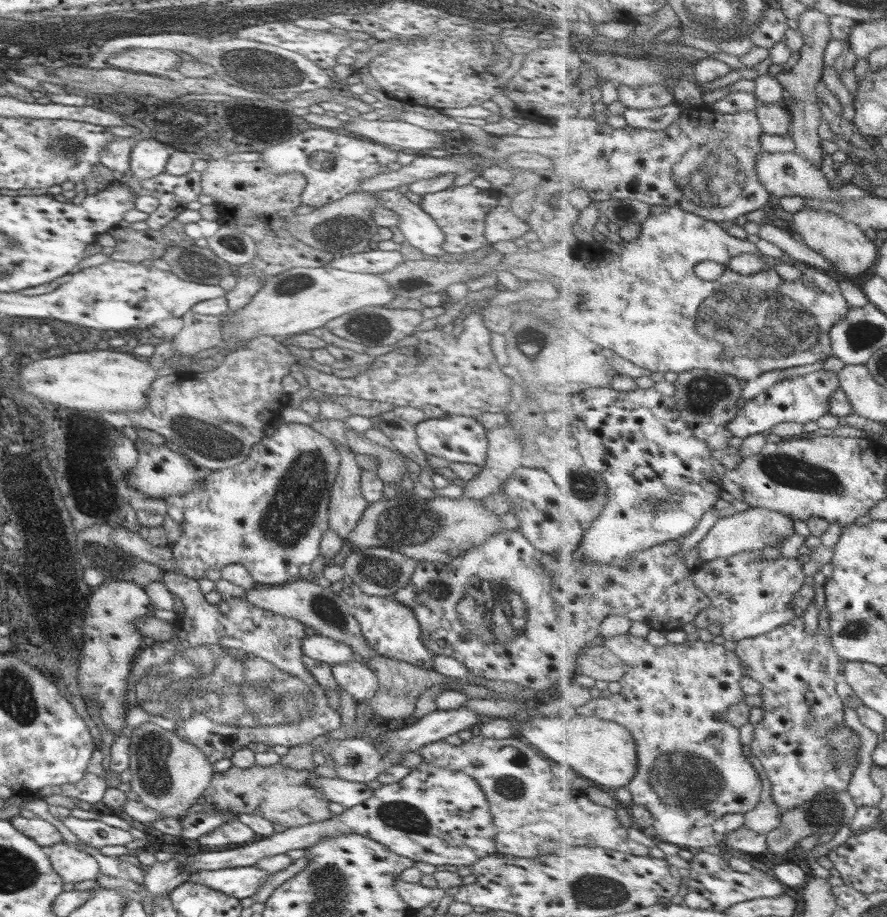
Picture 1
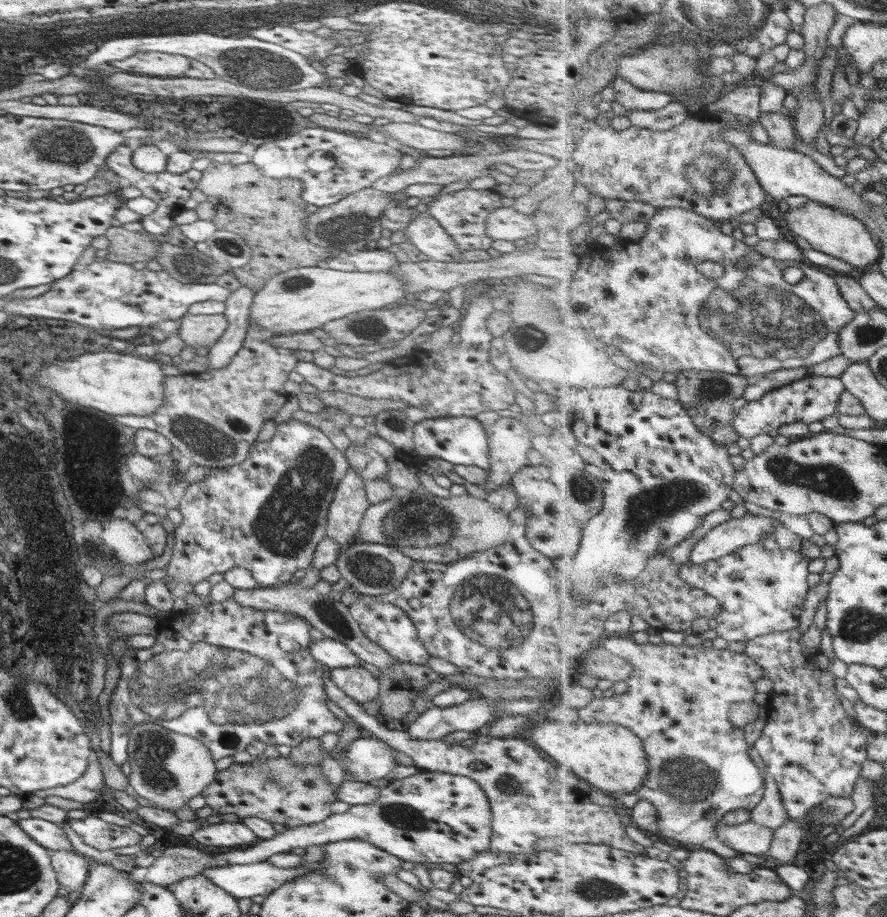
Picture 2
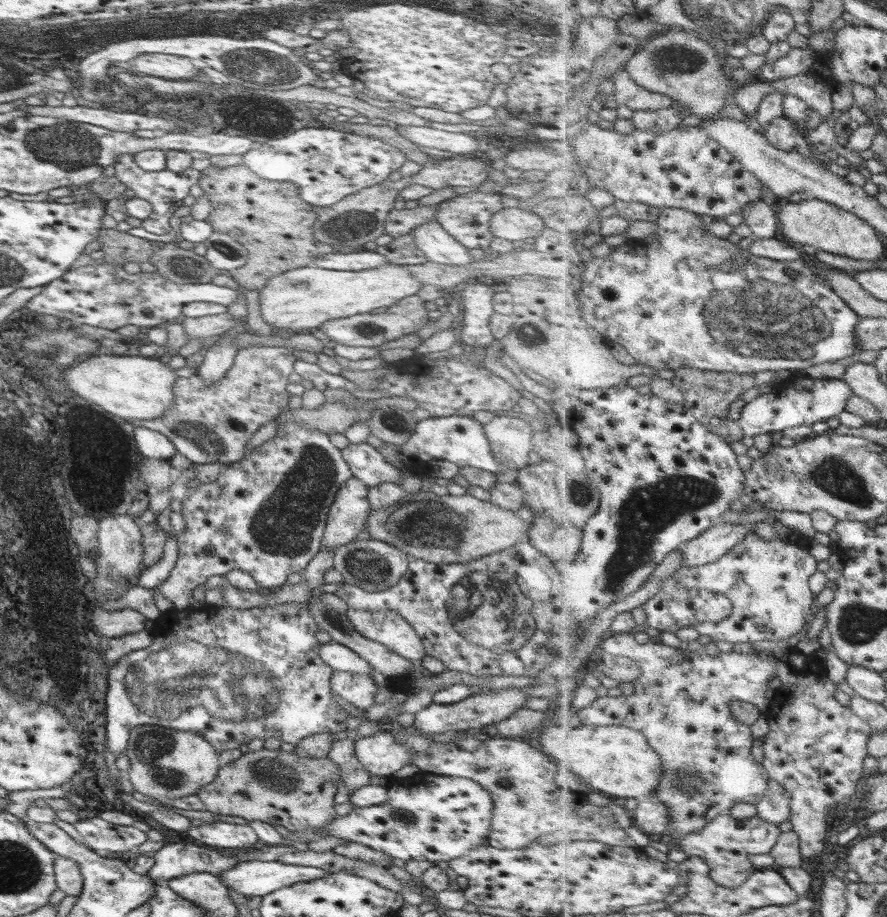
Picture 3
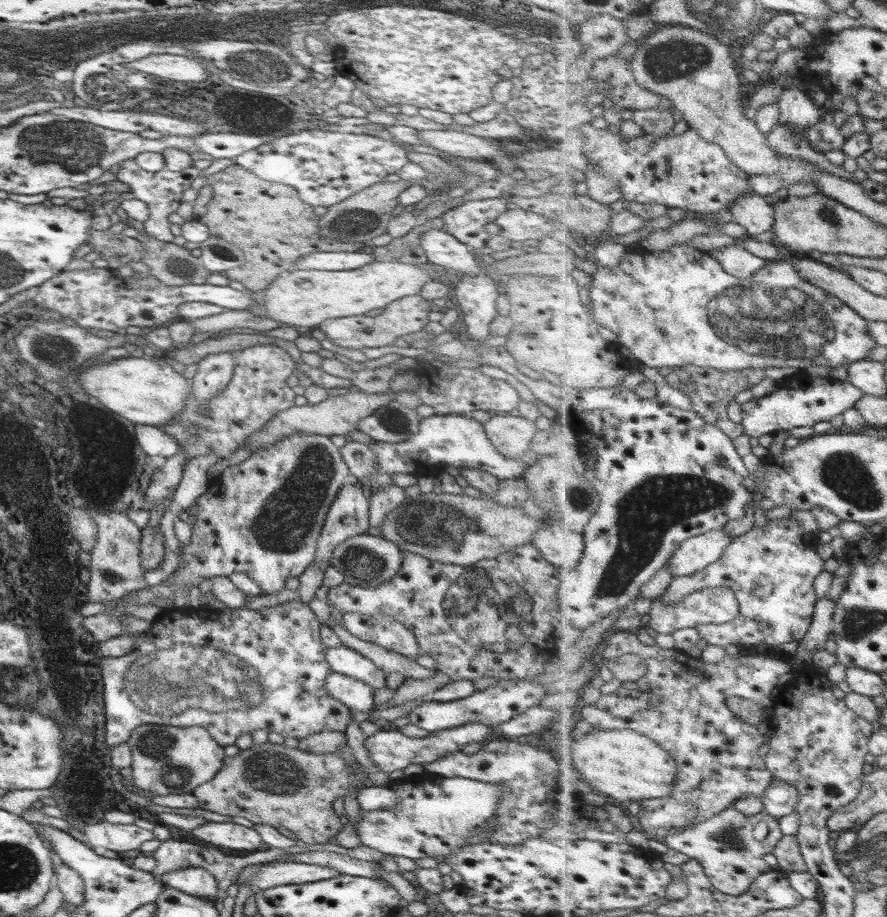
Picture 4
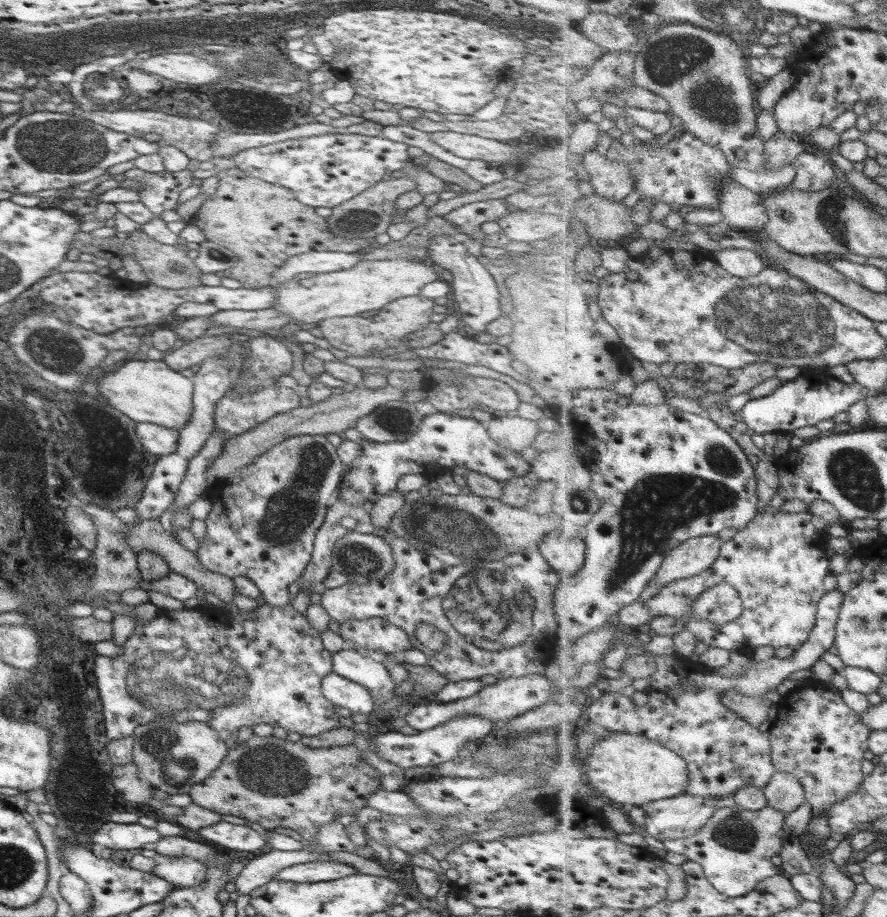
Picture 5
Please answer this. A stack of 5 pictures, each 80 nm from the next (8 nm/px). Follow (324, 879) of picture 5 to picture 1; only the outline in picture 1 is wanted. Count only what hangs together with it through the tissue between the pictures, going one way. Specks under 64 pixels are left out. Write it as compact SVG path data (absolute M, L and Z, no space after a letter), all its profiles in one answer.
M245 866L219 870L199 870L191 874L187 881L203 886L207 885L221 894L241 900L241 898L255 894L267 882L269 875L259 868Z

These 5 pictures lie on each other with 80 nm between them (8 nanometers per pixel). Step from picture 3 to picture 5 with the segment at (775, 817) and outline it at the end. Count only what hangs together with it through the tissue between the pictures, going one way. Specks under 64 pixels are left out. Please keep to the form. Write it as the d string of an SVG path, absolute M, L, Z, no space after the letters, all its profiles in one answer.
M777 771L771 782L764 788L768 805L786 814L797 810L806 802L803 783L791 773Z

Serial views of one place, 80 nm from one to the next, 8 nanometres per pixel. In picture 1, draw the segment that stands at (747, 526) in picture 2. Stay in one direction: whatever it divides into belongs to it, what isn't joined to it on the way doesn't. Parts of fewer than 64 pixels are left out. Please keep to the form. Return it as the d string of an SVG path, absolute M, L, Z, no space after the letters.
M751 507L745 512L738 512L728 517L719 517L718 521L697 544L697 551L703 561L729 558L740 552L753 551L761 553L767 546L779 548L781 542L795 534L794 519L783 512L775 512L768 508Z

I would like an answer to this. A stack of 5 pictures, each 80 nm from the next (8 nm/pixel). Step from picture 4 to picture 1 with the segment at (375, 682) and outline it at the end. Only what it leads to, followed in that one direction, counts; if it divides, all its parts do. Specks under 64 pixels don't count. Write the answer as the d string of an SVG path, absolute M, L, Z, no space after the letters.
M317 634L301 640L301 654L330 668L353 660L351 650L345 644Z

